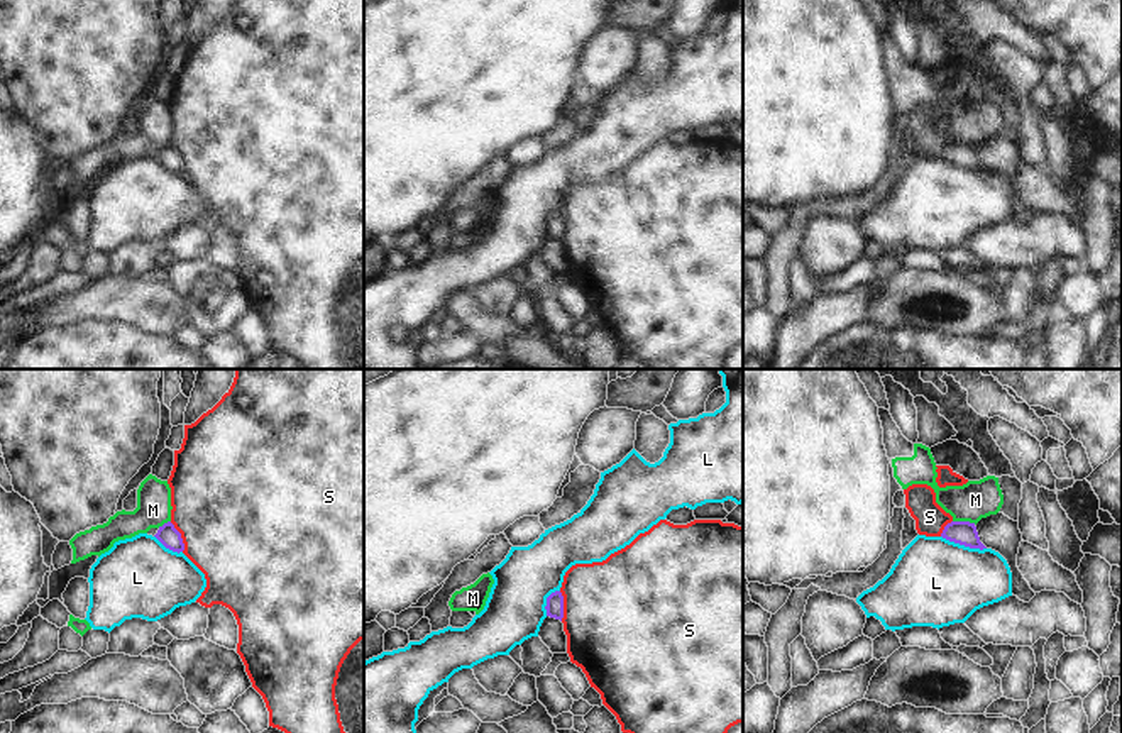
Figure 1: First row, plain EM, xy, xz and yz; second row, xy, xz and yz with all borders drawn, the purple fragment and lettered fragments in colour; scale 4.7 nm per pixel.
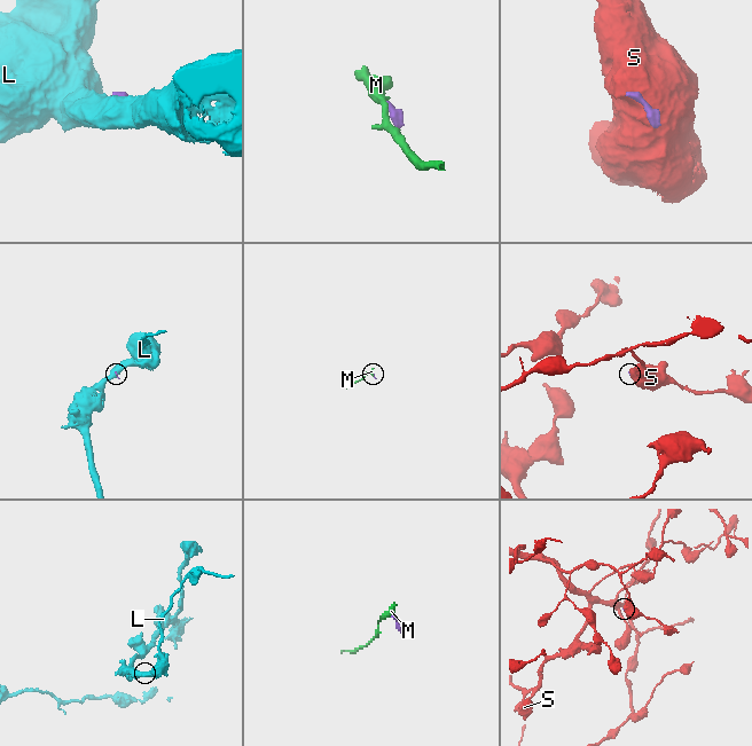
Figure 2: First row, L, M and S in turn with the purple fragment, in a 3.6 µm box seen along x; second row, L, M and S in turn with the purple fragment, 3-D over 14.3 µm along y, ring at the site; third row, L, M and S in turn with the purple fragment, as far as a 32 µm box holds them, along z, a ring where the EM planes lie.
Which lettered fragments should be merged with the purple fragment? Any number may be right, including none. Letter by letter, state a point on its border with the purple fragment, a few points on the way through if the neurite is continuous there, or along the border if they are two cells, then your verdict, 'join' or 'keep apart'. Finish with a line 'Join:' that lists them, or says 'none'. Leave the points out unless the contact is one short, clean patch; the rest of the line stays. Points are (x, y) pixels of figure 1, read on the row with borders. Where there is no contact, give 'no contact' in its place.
L: meets purple in yz at (963, 544); border along yz (941, 535), (970, 547), (985, 549); keep apart
M: meets purple in yz at (965, 522); border along yz (953, 520), (975, 523); keep apart
S: meets purple in xy at (180, 537); keep apart
Join: none

